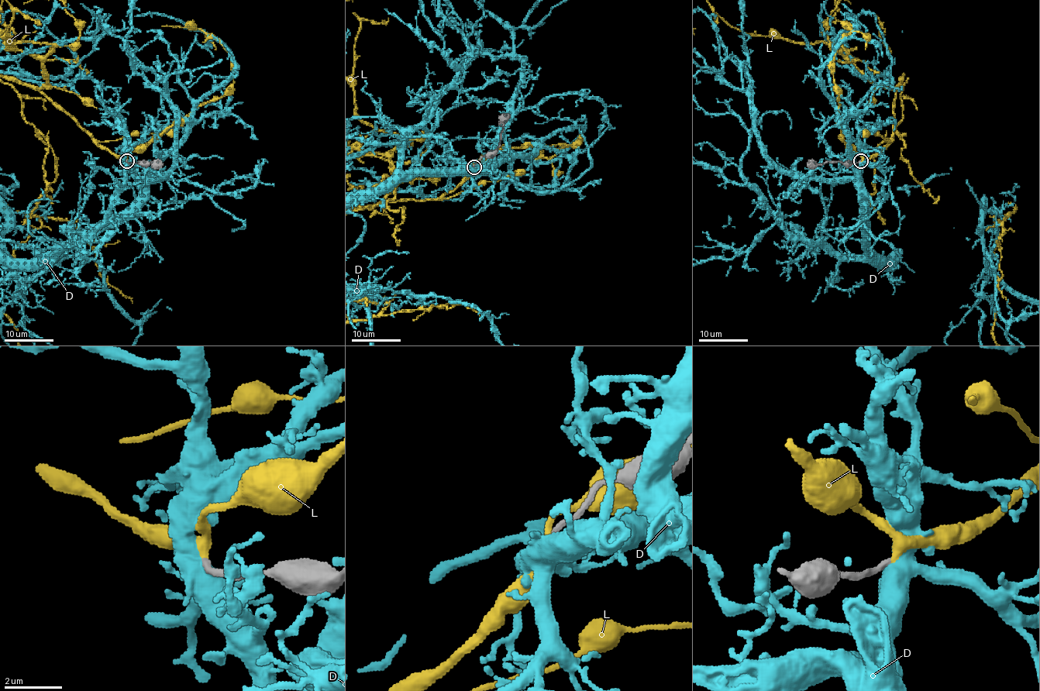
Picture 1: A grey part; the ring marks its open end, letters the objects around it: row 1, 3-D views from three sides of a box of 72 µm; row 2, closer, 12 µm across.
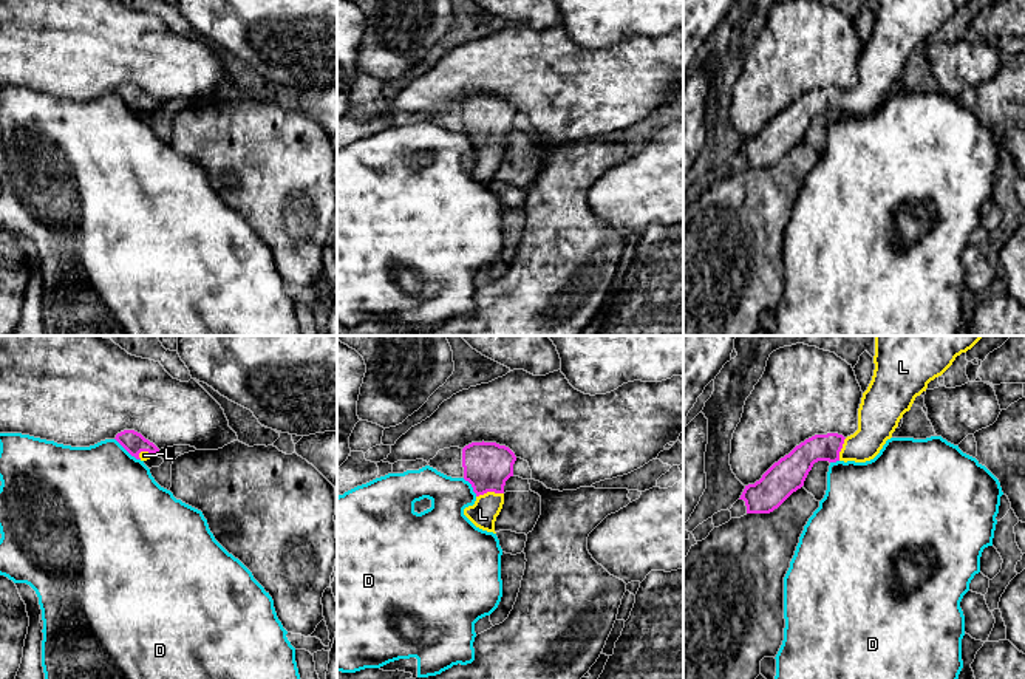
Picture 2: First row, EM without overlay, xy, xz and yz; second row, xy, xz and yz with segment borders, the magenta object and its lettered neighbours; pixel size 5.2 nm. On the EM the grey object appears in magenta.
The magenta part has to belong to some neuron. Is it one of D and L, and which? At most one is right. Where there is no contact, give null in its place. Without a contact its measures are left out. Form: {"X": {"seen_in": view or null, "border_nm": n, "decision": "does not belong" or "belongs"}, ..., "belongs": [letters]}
{"D": {"seen_in": "xy", "border_nm": 180, "decision": "does not belong"}, "L": {"seen_in": "xz", "border_nm": 150, "decision": "belongs"}, "belongs": ["L"]}

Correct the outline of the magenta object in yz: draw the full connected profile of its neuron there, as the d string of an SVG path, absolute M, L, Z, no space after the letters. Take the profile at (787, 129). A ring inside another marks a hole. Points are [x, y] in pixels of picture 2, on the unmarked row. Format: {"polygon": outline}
{"polygon": "M875 0L873 29L863 46L858 62L858 84L844 91L838 87L815 88L788 108L775 116L759 135L745 139L739 153L745 155L747 167L770 167L778 162L793 145L804 139L804 135L818 114L855 114L873 113L892 87L900 73L911 63L917 49L926 45L928 37L942 29L955 14L972 0Z"}

